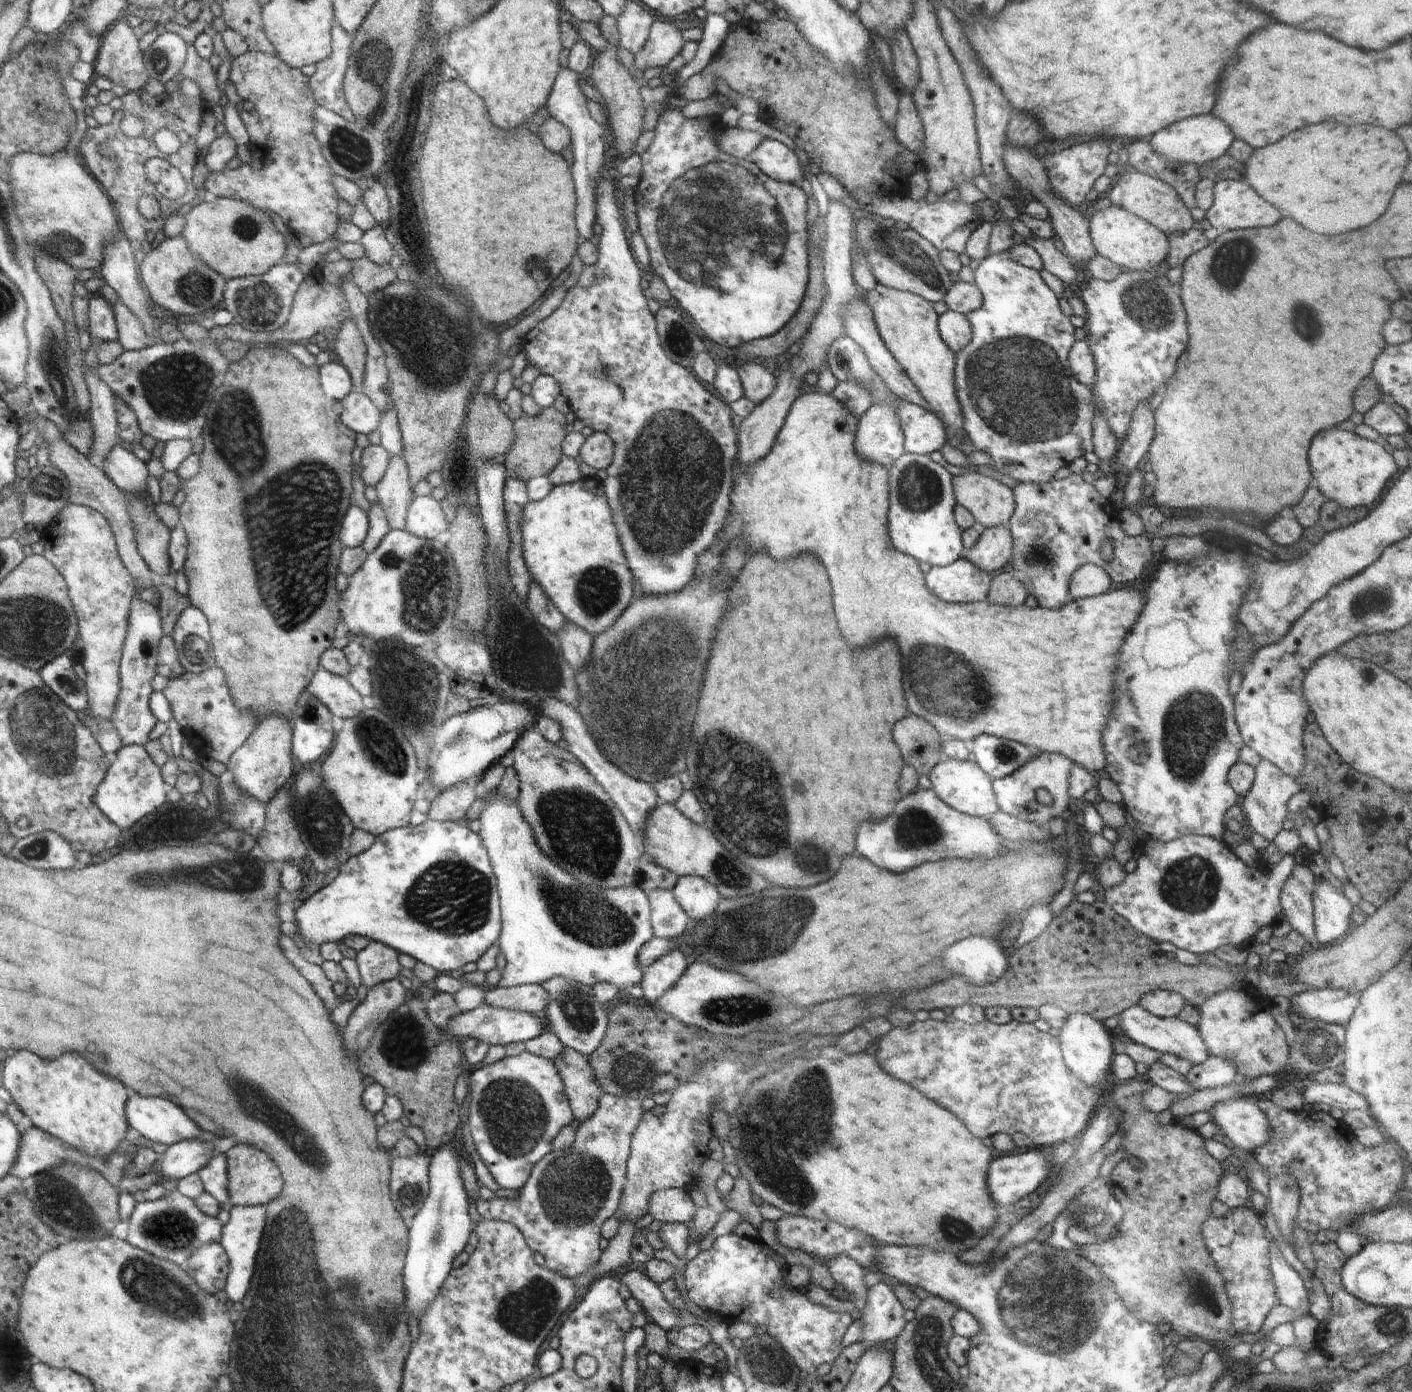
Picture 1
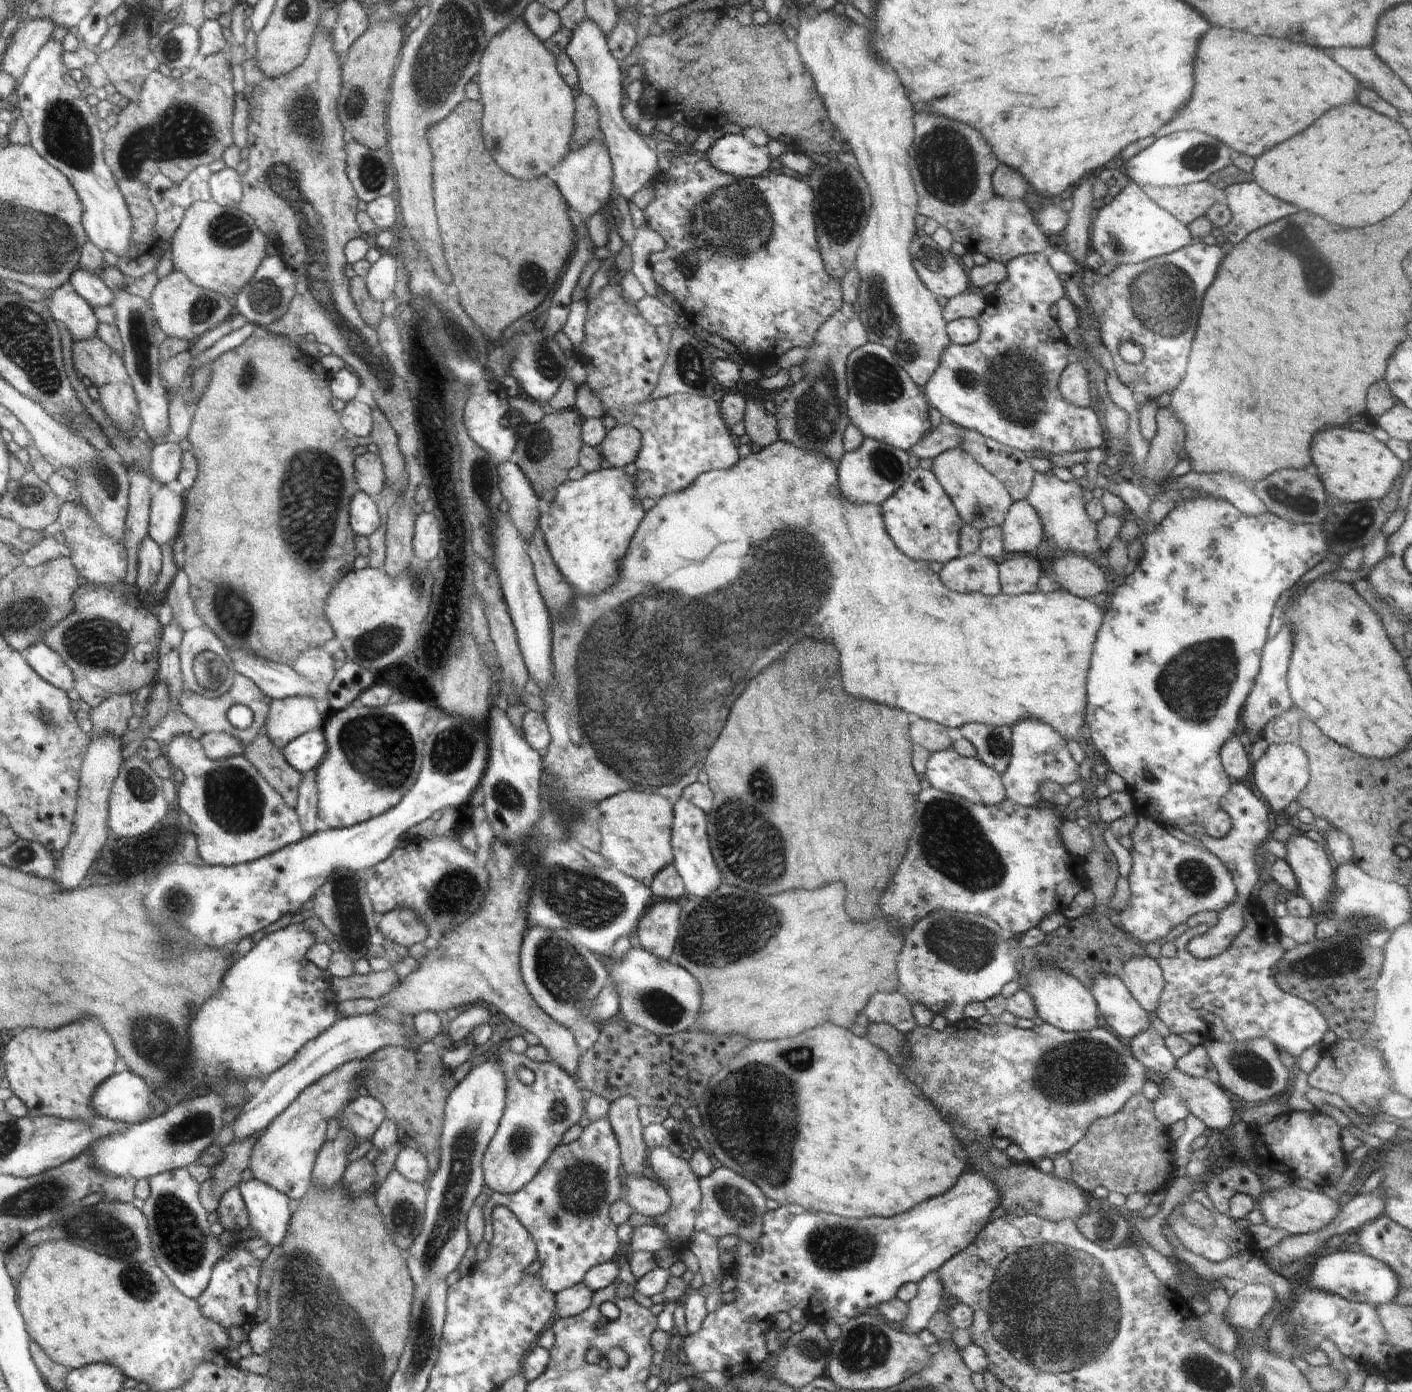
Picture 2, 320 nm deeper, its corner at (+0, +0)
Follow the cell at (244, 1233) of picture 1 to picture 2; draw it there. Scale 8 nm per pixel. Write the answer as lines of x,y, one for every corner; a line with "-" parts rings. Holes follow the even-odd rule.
256,1177
242,1181
238,1187
249,1214
248,1229
272,1248
277,1247
290,1224
288,1196

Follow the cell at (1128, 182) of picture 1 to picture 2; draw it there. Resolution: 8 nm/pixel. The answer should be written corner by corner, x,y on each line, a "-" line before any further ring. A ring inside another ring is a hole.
1207,180
1181,187
1140,185
1140,188
1148,198
1185,225
1204,217
1207,210
1221,197
1221,192

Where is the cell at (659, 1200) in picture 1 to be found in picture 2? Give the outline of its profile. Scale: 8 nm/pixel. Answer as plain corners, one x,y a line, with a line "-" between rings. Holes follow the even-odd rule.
643,1174
630,1175
626,1179
623,1198
633,1212
648,1218
665,1213
671,1203
666,1189

